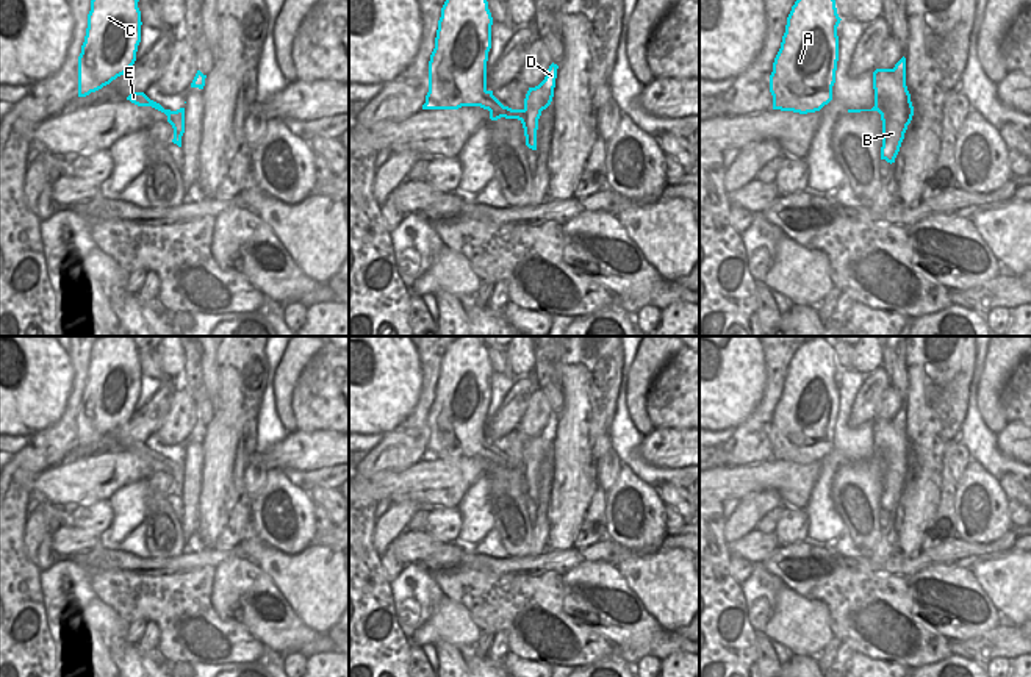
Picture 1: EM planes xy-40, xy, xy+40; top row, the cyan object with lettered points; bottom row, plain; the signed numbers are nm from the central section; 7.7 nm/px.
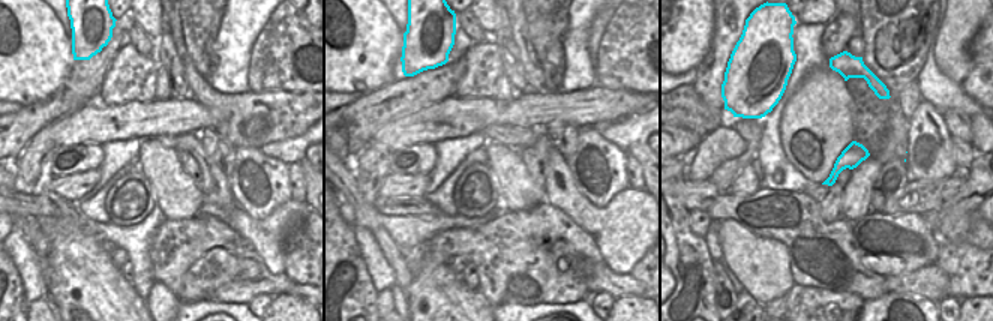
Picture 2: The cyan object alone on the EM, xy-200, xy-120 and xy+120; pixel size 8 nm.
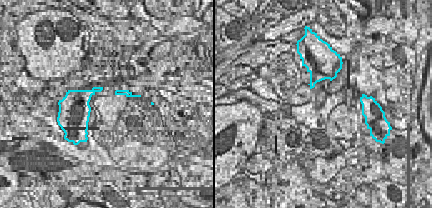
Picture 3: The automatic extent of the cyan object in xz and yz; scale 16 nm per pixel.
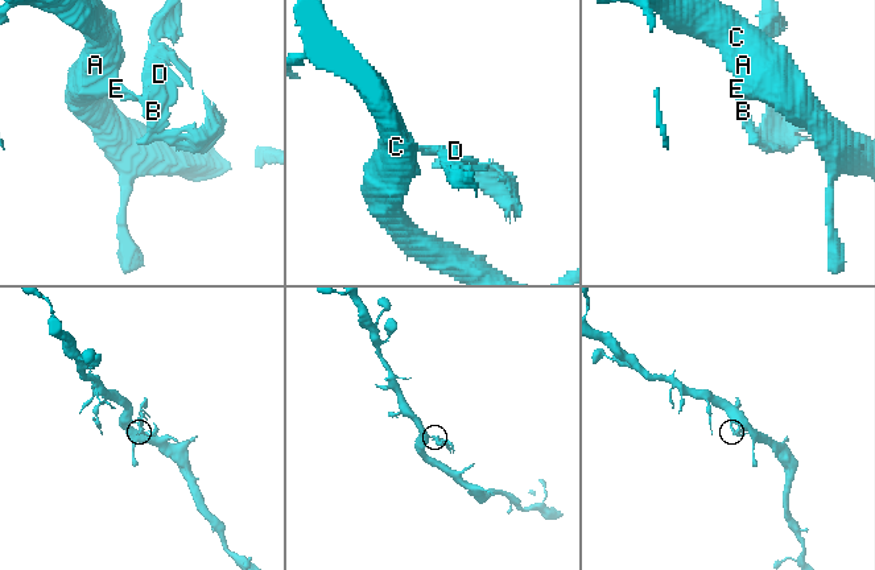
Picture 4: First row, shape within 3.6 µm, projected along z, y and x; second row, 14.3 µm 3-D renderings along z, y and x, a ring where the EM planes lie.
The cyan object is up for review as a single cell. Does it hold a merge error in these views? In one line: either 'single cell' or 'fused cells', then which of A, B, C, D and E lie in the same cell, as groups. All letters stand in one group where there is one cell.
fused cells; A C / B D E

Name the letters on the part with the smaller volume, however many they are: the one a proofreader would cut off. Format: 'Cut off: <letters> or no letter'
Cut off: B, D, E

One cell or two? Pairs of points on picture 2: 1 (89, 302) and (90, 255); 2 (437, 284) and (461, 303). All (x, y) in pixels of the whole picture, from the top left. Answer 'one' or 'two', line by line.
1: one
2: one

